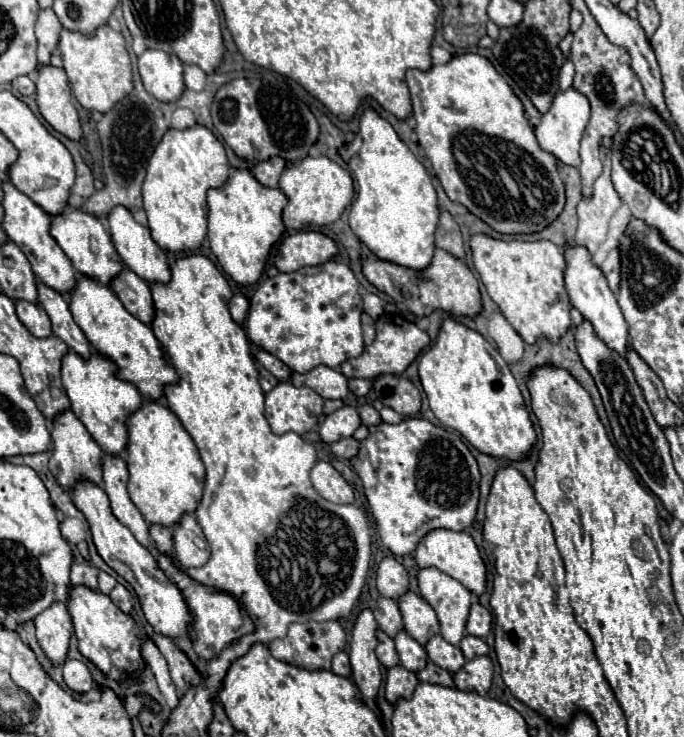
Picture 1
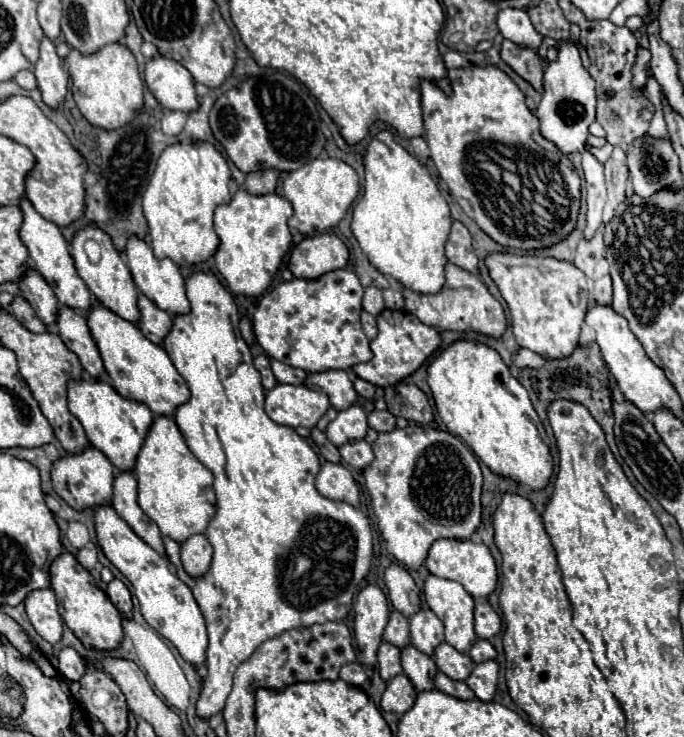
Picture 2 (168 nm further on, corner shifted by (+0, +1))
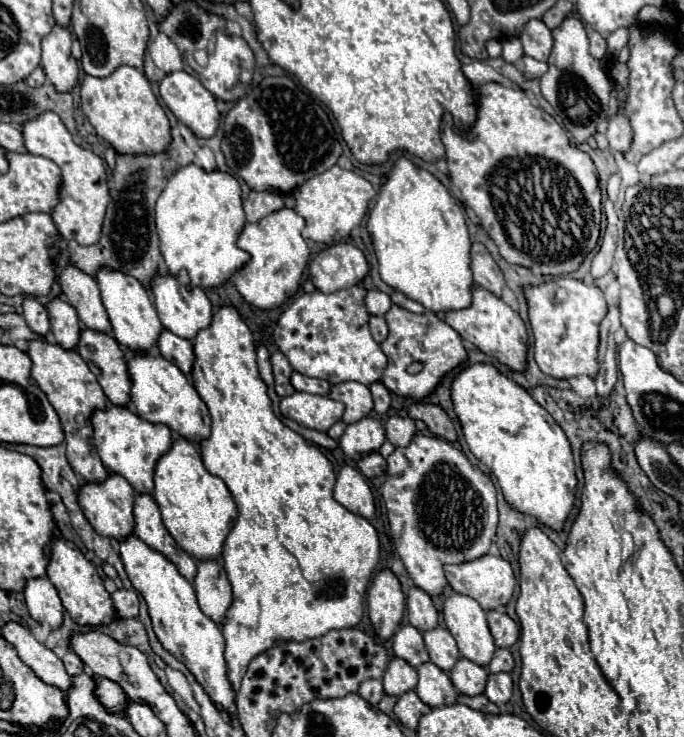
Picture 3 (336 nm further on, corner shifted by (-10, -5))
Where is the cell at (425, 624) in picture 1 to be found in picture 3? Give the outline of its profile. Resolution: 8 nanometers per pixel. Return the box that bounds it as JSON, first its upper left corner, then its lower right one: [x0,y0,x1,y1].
[424,626,460,672]

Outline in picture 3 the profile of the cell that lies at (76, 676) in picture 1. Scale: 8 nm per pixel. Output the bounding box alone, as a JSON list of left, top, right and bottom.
[62,650,84,676]

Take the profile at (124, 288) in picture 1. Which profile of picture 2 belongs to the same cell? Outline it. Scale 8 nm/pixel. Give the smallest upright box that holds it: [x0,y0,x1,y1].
[138,292,172,344]

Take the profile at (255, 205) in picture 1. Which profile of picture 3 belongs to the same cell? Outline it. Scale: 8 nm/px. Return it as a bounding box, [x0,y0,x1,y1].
[234,208,310,310]

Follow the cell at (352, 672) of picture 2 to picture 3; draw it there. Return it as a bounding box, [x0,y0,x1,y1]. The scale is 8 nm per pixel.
[358,680,384,706]

